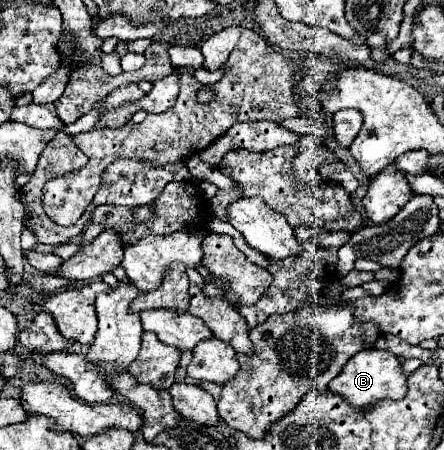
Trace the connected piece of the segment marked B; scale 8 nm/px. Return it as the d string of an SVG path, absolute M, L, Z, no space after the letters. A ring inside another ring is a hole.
M366 349L356 353L342 369L342 373L330 381L328 389L340 397L344 397L344 401L348 401L348 405L352 405L354 409L360 411L368 411L374 403L382 401L382 399L402 399L408 391L406 387L406 373L402 369L402 363L396 355L388 353L388 351L378 351L378 349Z

